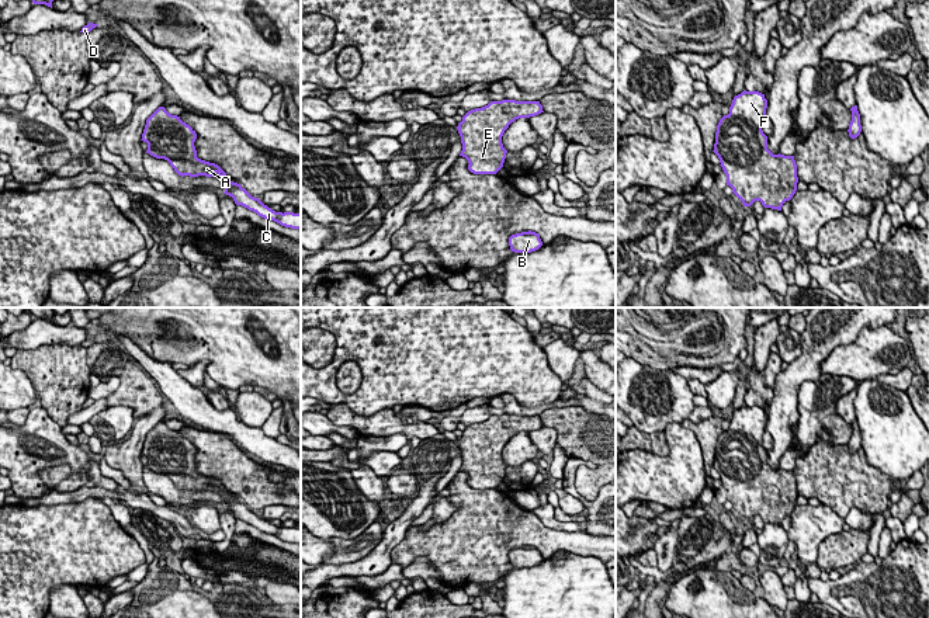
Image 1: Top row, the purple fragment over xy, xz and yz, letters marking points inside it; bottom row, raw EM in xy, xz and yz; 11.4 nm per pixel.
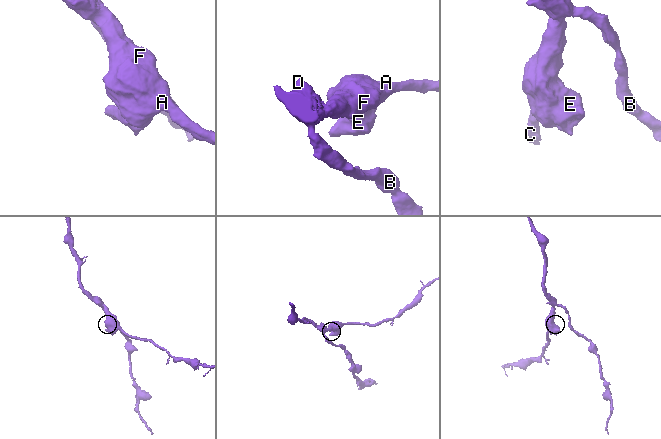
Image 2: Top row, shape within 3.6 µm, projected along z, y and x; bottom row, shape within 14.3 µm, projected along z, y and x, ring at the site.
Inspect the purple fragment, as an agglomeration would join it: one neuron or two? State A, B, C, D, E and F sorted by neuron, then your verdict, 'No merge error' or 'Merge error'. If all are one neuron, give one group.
Groups: A B C D E F. No merge error

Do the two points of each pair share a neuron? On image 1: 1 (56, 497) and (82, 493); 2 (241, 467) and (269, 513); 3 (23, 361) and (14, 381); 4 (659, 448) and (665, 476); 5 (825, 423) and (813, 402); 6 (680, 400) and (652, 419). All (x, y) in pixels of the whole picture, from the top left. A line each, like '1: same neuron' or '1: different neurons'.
1: same neuron
2: different neurons
3: different neurons
4: different neurons
5: same neuron
6: same neuron

